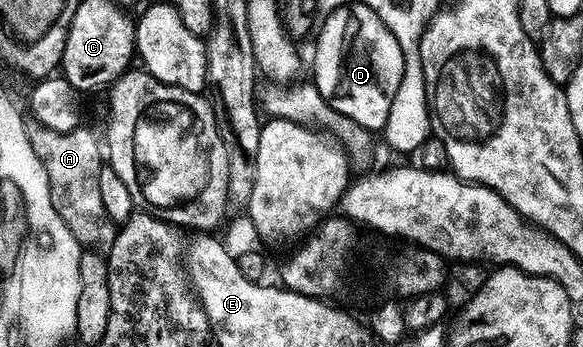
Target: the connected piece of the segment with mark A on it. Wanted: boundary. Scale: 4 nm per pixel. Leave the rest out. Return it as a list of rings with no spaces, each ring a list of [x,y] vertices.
[[[36,121],[26,122],[27,141],[35,149],[35,157],[43,161],[43,169],[47,169],[51,205],[63,217],[63,225],[71,229],[75,241],[82,248],[108,253],[119,230],[118,224],[107,217],[107,209],[101,211],[102,199],[97,199],[99,192],[99,173],[103,166],[101,147],[91,132],[80,125],[71,132],[56,132]]]

